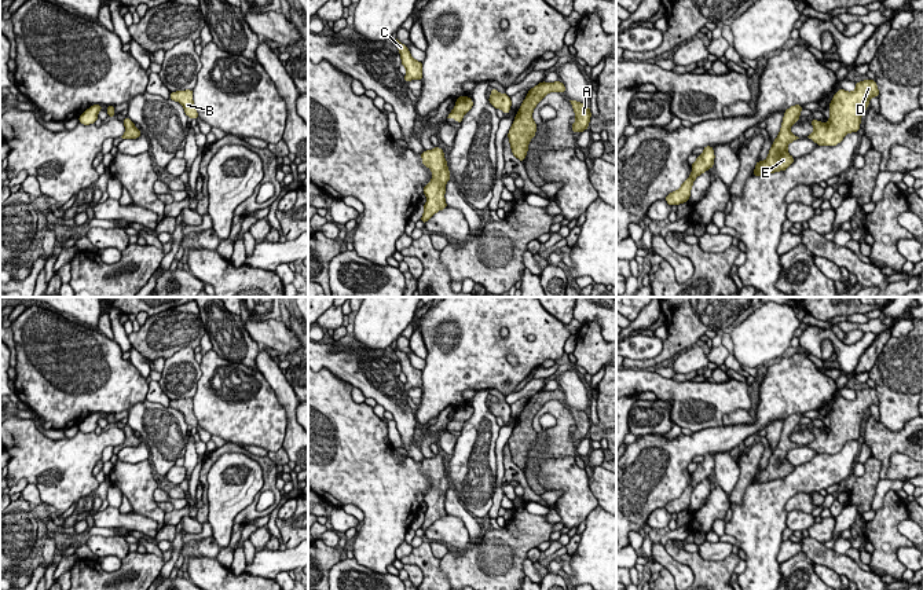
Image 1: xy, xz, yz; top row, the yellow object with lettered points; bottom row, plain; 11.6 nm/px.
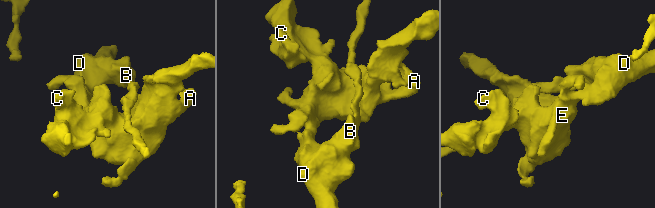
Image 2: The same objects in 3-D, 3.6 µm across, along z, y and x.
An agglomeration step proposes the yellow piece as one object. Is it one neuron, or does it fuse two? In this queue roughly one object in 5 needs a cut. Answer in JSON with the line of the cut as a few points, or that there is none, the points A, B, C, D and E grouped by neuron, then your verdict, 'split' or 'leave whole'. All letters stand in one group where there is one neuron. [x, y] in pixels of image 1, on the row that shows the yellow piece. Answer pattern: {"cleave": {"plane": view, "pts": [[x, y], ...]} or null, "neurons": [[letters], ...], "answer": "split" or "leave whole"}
{"cleave": null, "neurons": [["A", "B", "C", "D", "E"]], "answer": "leave whole"}

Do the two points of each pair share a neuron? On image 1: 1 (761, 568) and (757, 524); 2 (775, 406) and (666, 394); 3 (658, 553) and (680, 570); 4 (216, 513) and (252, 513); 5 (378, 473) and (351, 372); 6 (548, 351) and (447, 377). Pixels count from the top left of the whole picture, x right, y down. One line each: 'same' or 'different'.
1: same
2: different
3: same
4: different
5: different
6: same

